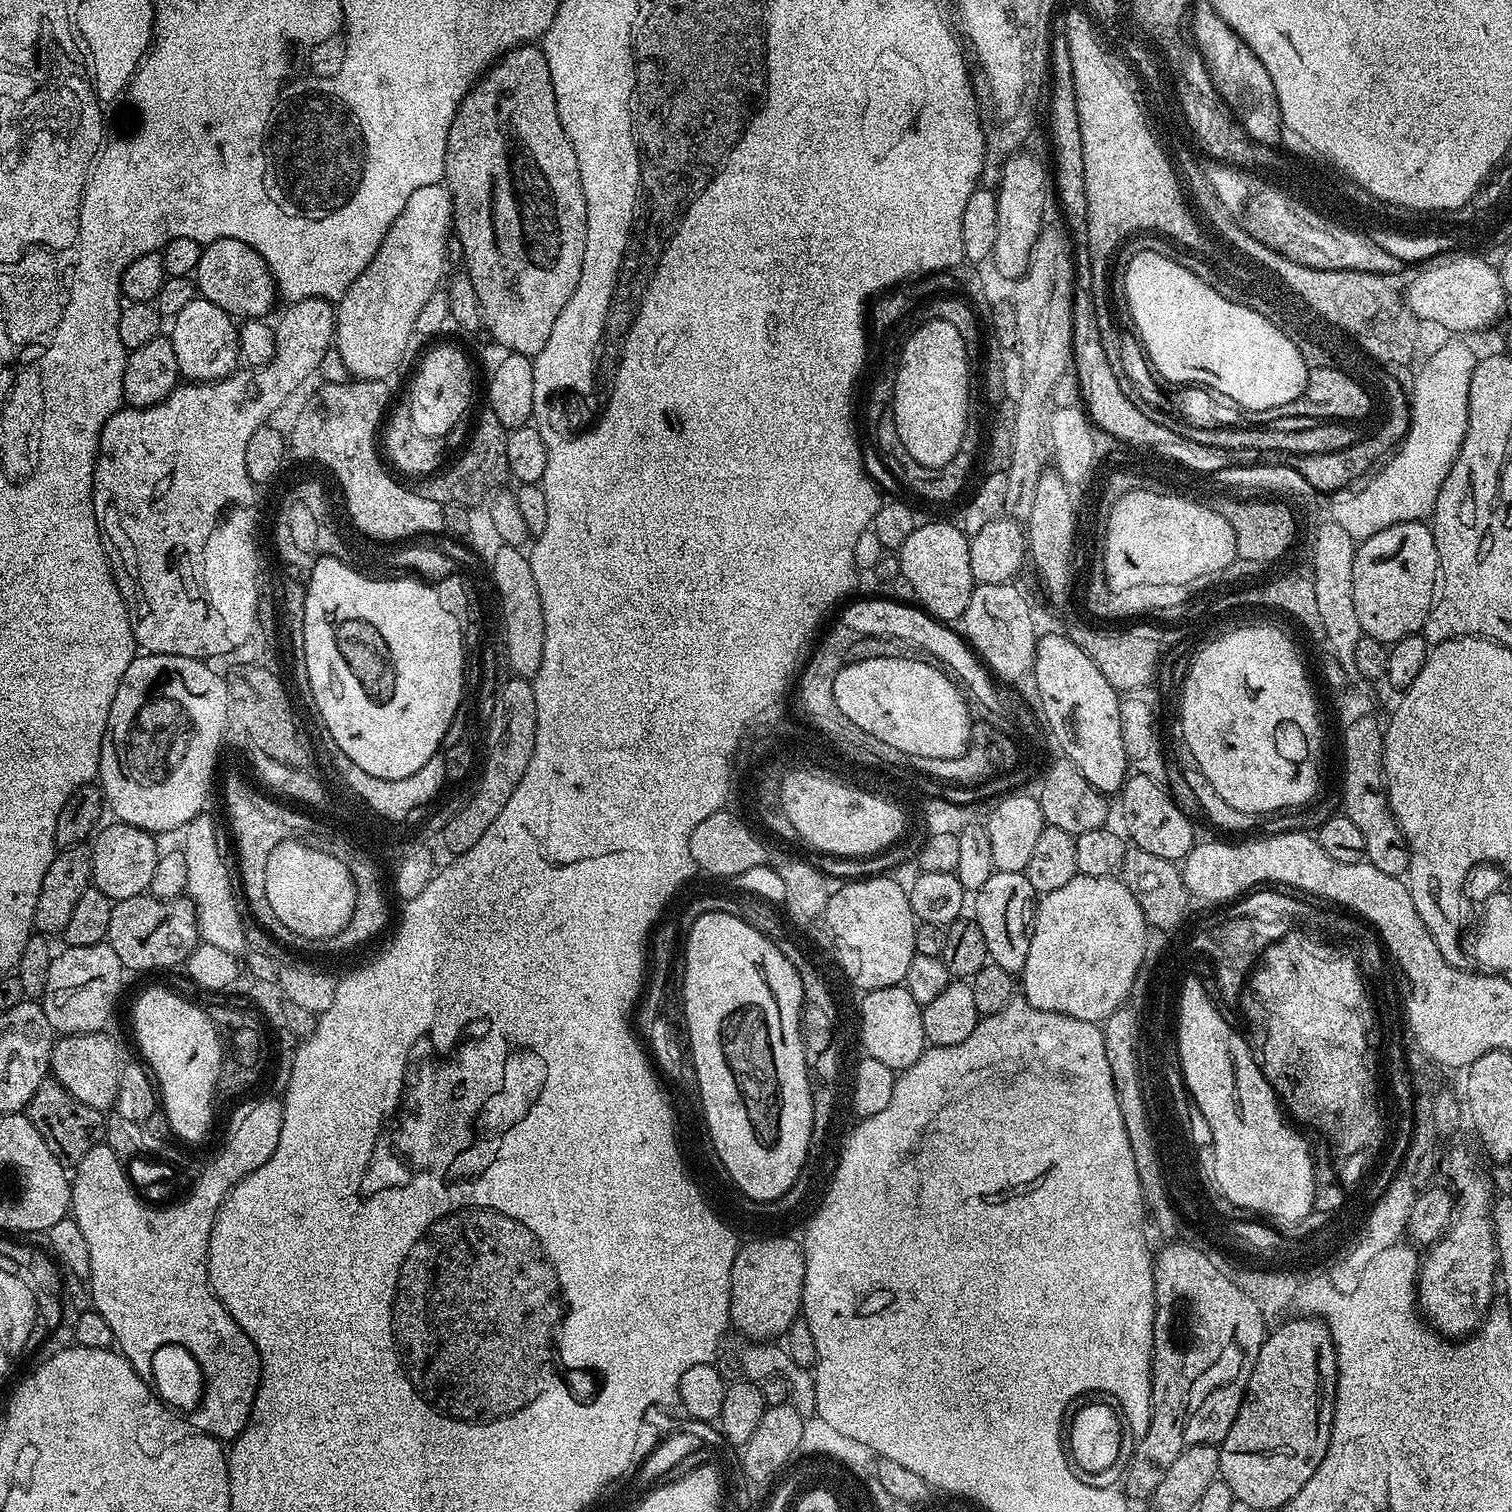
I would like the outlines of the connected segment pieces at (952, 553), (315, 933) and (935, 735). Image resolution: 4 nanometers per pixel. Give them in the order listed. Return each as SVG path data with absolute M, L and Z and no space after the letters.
M920 522L917 523L914 534L910 534L910 538L906 538L904 545L898 549L899 575L911 581L919 607L941 622L959 621L966 605L970 603L974 581L970 570L968 541L969 537L963 527Z
M284 840L274 846L274 850L270 850L262 875L264 898L270 902L278 922L282 922L282 926L286 926L286 930L290 930L293 936L300 936L306 942L327 942L332 937L341 935L356 913L356 882L352 879L352 871L344 865L339 855L314 850L311 844L300 844L297 840Z
M905 655L902 658L879 656L853 660L845 664L838 678L834 678L833 702L838 706L838 710L858 727L859 731L866 731L872 735L875 743L885 748L893 747L903 752L906 757L921 756L931 760L934 758L953 760L968 751L968 745L974 735L972 720L968 717L969 701L958 687L957 681L947 671L941 670L927 659L919 659L911 660Z

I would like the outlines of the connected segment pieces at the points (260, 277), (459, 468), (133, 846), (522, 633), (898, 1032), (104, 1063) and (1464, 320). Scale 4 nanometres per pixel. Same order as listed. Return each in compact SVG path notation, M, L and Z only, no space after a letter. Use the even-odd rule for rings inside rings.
M218 238L203 245L194 281L203 299L214 302L214 306L233 318L267 317L272 303L278 300L272 271L266 266L262 254L258 254L258 250L251 248L246 242L238 242L238 238Z
M484 410L484 413L477 418L476 425L470 428L470 435L459 453L461 456L452 465L449 463L443 470L421 479L415 485L415 492L422 494L422 498L430 498L430 502L438 502L442 505L462 504L471 506L476 500L476 470L488 470L488 472L500 474L500 470L504 466L502 460L506 460L506 442L509 431L509 428L502 426L502 422L498 422L498 414ZM478 452L480 452L480 460L482 460L480 464L476 464Z
M112 822L109 828L101 827L91 841L92 884L113 902L142 896L148 892L150 877L158 862L160 852L156 848L157 837L138 826Z
M520 548L502 551L496 560L496 579L504 596L504 606L508 621L509 652L512 663L520 671L530 672L533 677L542 666L542 646L546 642L542 598L538 598L538 585L534 582L534 570L530 570L527 555Z
M902 986L894 988L875 988L866 994L859 1008L864 1016L864 1039L872 1049L872 1058L878 1058L893 1070L903 1070L914 1066L926 1047L922 1030L924 1009Z
M107 1031L87 1032L77 1036L61 1035L52 1046L51 1079L57 1080L78 1102L101 1114L115 1109L118 1098L119 1074L122 1067L120 1052Z
M1452 254L1439 262L1429 263L1425 272L1418 273L1412 281L1409 279L1406 299L1416 319L1426 324L1455 334L1480 332L1503 314L1506 303L1504 287L1495 263L1487 264L1480 256L1460 255Z

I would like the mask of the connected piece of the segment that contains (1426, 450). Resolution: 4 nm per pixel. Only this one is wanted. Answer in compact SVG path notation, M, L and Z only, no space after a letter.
M1460 339L1458 343L1451 344L1449 348L1444 348L1437 354L1436 360L1432 360L1432 364L1428 364L1428 368L1424 368L1424 376L1420 376L1420 384L1416 384L1416 393L1410 397L1411 420L1408 424L1408 432L1404 435L1403 440L1400 441L1398 447L1401 449L1399 460L1392 463L1392 468L1388 468L1380 479L1375 479L1363 486L1352 488L1344 488L1340 492L1334 492L1336 498L1332 508L1335 508L1335 518L1340 520L1338 526L1344 524L1344 530L1352 532L1351 538L1356 542L1370 538L1374 534L1378 534L1378 530L1386 530L1386 526L1394 526L1398 522L1414 522L1415 520L1424 522L1431 517L1434 506L1438 502L1438 490L1442 490L1442 482L1446 482L1446 474L1450 474L1450 466L1454 466L1454 462L1458 458L1458 450L1462 450L1462 442L1466 438L1466 426L1468 425L1468 399L1470 398L1470 378L1476 369L1476 361L1478 357L1473 352L1473 345Z

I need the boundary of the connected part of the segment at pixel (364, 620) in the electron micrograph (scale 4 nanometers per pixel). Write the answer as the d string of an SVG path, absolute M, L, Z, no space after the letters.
M321 555L312 565L312 573L306 582L306 618L304 619L304 654L305 668L308 671L310 688L314 700L321 711L326 727L333 735L334 742L341 747L342 753L354 766L362 766L366 774L374 774L374 778L410 778L414 770L422 770L430 758L441 751L442 745L449 735L451 722L457 719L461 711L460 699L465 687L466 649L465 629L444 613L444 608L436 605L436 591L431 583L415 578L387 578L375 580L372 576L363 576L359 567L352 567L332 556Z

